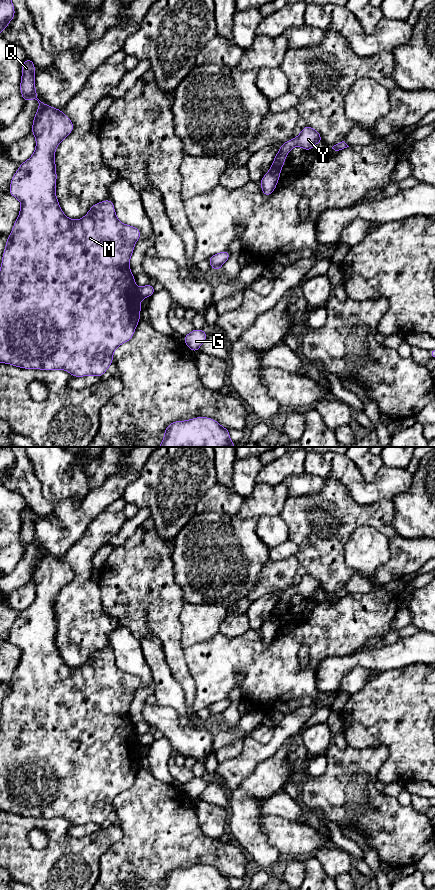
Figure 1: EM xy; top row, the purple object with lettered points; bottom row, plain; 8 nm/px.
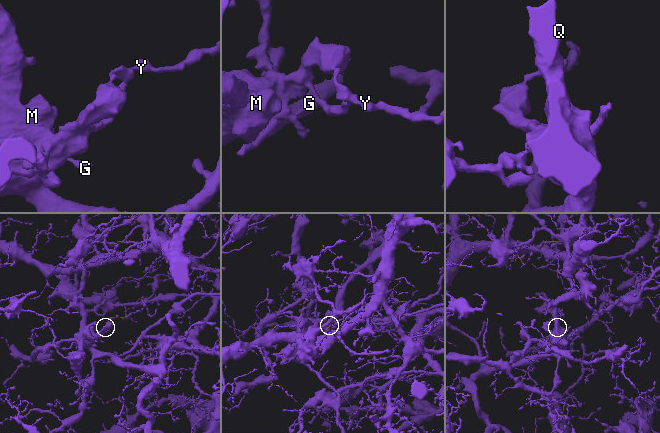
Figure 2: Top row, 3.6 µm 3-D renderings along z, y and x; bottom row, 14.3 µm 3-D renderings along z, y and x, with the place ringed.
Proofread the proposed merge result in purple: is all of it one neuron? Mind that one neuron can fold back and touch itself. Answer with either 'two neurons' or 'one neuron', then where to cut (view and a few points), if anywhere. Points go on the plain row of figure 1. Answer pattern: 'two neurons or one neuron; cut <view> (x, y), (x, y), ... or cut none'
two neurons; cut xy (137, 737), (140, 746)

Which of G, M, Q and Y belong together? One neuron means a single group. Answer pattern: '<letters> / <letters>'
G Y / M Q

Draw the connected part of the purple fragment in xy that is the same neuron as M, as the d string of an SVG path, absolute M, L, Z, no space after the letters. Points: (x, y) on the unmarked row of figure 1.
M29 505L21 514L22 526L20 538L22 547L24 550L35 547L38 549L39 555L37 556L31 577L31 581L36 586L35 600L27 609L20 612L18 619L15 620L11 627L9 636L9 642L21 649L21 656L19 664L13 673L11 683L6 688L6 695L0 716L0 811L7 811L25 817L41 817L47 819L63 817L68 819L73 825L94 823L101 826L113 810L114 798L119 793L131 788L134 784L135 776L140 769L140 745L134 723L129 716L129 708L132 704L134 693L142 681L138 676L123 672L118 668L111 647L92 653L89 660L82 667L71 668L64 663L55 642L57 627L55 597L62 588L71 582L74 572L68 564L62 561L61 557L55 557L44 552L37 546L35 538L35 516L34 510Z

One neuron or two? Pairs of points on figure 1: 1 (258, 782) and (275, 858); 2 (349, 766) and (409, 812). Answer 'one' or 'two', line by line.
1: one
2: one

